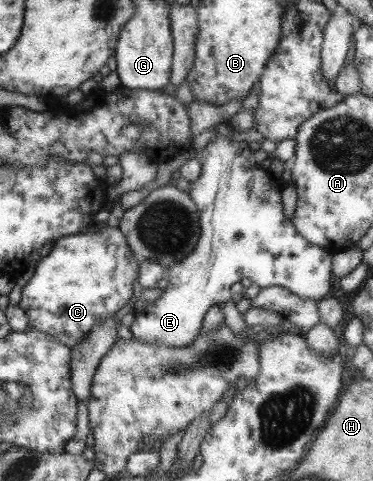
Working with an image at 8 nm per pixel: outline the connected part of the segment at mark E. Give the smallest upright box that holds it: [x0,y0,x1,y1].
[129,120,335,348]

